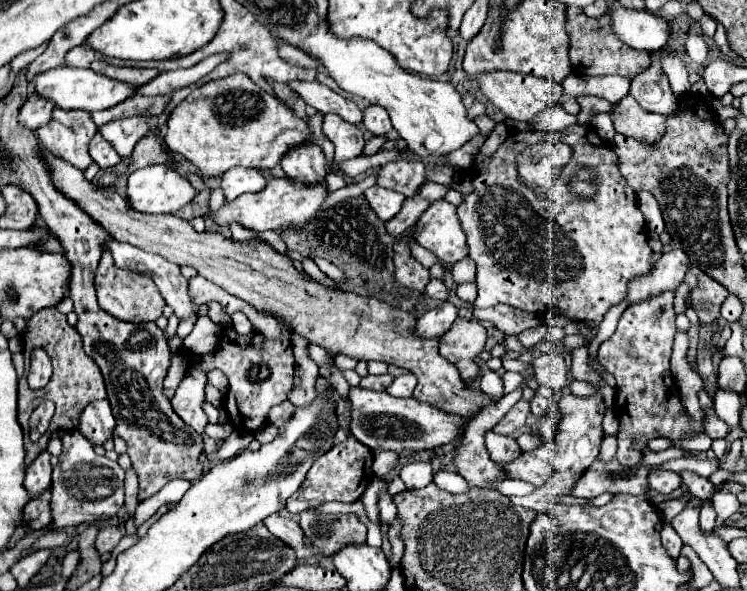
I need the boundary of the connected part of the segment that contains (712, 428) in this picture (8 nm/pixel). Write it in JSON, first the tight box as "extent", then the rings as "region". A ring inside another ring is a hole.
{"extent":[703,404,727,440],"region":[[[703,404],[703,412],[705,412],[705,416],[703,416],[703,426],[705,426],[705,434],[709,434],[713,440],[715,438],[725,438],[725,434],[727,434],[727,424],[711,410],[711,406],[705,406]]]}

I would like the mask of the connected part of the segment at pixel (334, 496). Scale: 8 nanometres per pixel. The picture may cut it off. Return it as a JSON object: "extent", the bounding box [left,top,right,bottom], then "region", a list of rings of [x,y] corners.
{"extent":[287,432,373,514],"region":[[[351,432],[345,442],[335,444],[331,450],[327,450],[321,458],[313,462],[313,466],[307,472],[307,478],[303,480],[301,488],[287,500],[287,510],[293,514],[301,514],[305,510],[311,510],[323,502],[339,500],[339,502],[355,502],[363,496],[367,484],[373,480],[373,452],[365,448]]]}

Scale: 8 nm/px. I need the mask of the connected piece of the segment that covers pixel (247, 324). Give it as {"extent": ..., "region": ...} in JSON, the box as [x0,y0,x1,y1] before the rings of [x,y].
{"extent":[231,312,252,335],"region":[[[235,312],[231,316],[232,325],[240,335],[248,335],[252,331],[252,324],[244,313]]]}

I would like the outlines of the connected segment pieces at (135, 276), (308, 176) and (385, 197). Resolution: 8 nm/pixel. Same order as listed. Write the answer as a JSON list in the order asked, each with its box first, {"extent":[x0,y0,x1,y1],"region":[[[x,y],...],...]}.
[{"extent":[95,250,165,324],"region":[[[103,250],[99,268],[95,272],[95,290],[100,308],[123,322],[135,322],[135,324],[155,322],[165,308],[165,300],[157,290],[153,278],[131,268],[119,268],[113,262],[113,256],[109,254],[109,250]]]},{"extent":[281,144,333,184],"region":[[[299,144],[299,146],[293,146],[289,148],[289,152],[281,158],[281,168],[283,172],[297,180],[297,182],[303,182],[303,184],[313,184],[313,182],[319,182],[325,178],[327,172],[333,172],[333,170],[327,170],[327,162],[325,162],[325,156],[323,156],[323,150],[317,146],[317,144]]]},{"extent":[365,186,405,220],"region":[[[371,186],[365,190],[365,198],[369,202],[369,206],[373,208],[373,212],[383,220],[391,220],[399,210],[401,210],[401,204],[405,200],[403,194],[399,192],[393,192],[389,188],[383,188],[383,186]]]}]

